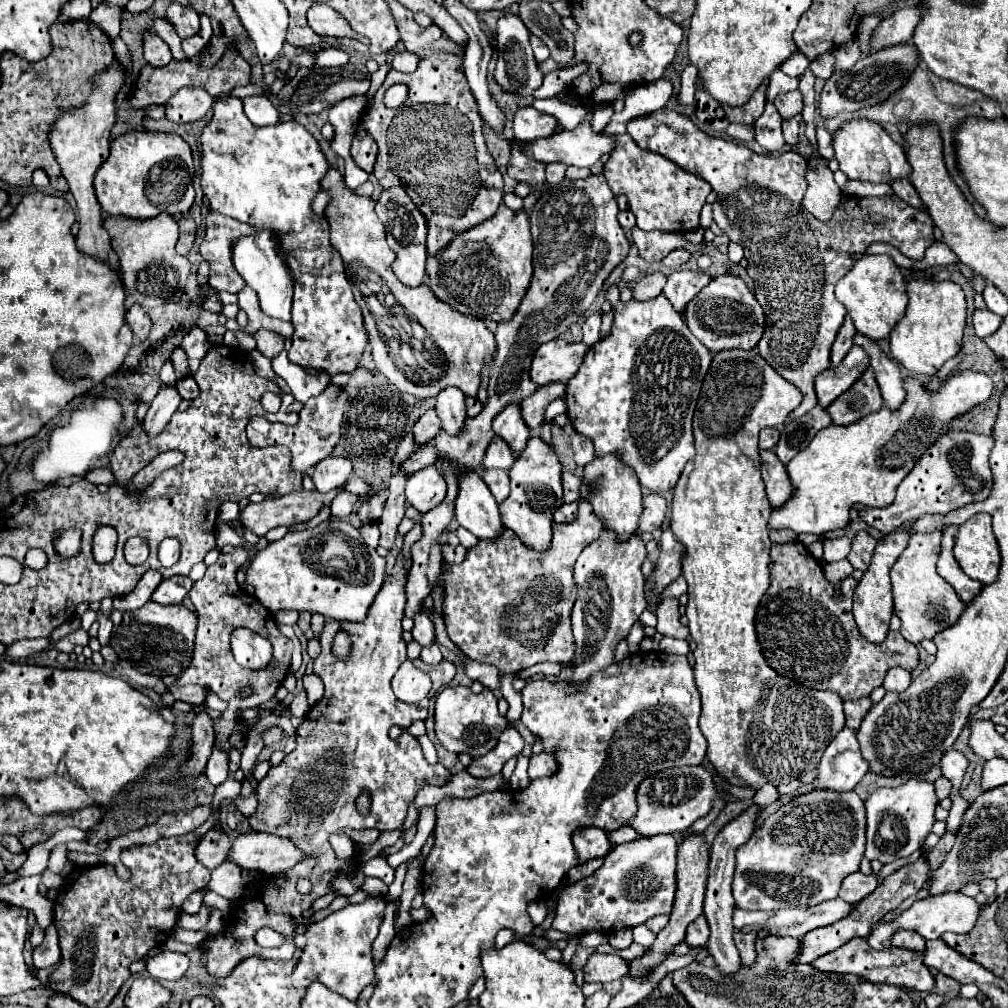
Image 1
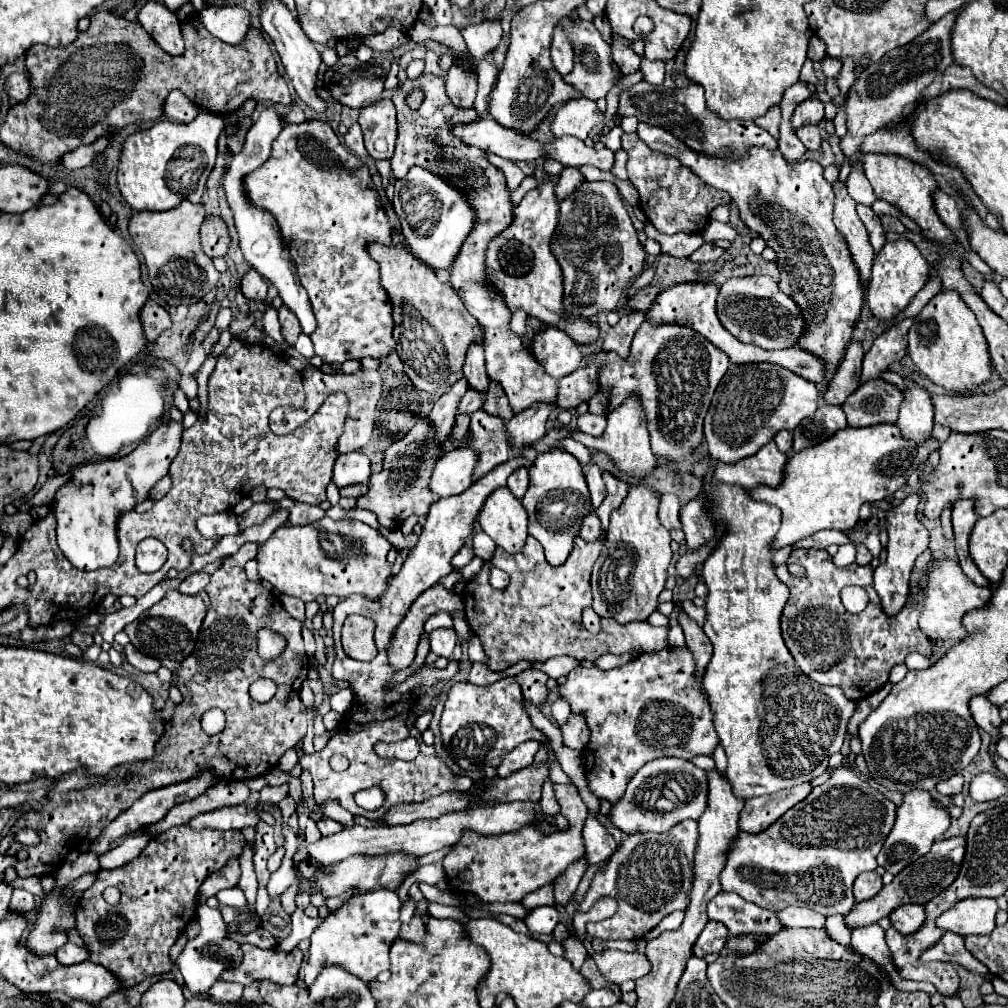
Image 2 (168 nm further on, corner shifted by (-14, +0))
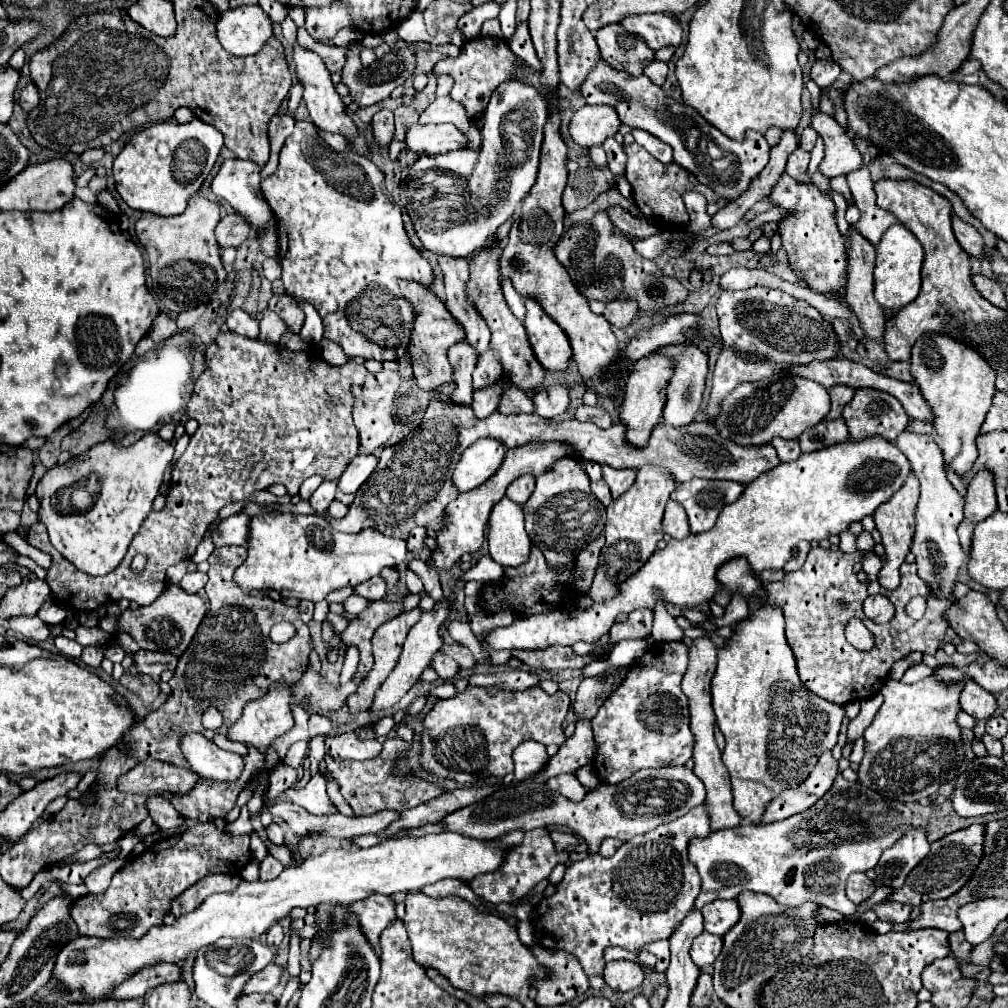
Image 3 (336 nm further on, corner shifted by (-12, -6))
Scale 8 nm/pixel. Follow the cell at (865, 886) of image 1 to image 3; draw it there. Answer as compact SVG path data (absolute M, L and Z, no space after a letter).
M854 872L850 874L848 882L846 882L846 896L854 902L854 904L862 904L864 900L868 900L876 890L876 884L862 872Z

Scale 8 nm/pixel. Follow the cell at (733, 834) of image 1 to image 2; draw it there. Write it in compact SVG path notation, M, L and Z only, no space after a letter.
M800 784L800 786L794 786L794 788L780 790L776 794L746 800L744 810L740 812L740 824L738 824L740 832L750 832L750 834L764 832L786 810L790 810L800 800L804 800L810 790L812 790L810 784Z

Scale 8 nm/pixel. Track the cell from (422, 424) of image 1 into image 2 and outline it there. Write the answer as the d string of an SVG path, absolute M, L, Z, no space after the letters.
M468 390L458 404L458 414L472 414L482 408L482 402L484 402L484 394L476 394L476 390Z

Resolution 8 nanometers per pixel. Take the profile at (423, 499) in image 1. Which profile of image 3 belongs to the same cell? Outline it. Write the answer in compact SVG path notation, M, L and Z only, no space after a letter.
M480 438L462 454L460 464L454 468L452 482L460 492L484 484L502 466L506 452L508 446L502 440Z

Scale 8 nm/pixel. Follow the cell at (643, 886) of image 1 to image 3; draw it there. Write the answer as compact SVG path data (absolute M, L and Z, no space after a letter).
M704 802L692 808L688 814L672 820L670 824L662 824L648 834L624 842L618 852L610 858L590 854L584 860L572 862L566 868L562 882L556 884L556 892L548 898L542 898L540 904L534 906L530 920L534 926L536 940L548 950L564 950L574 954L588 977L603 975L606 965L604 950L608 946L624 946L626 950L638 952L644 944L668 940L682 916L686 916L686 912L694 906L694 900L700 894L702 886L698 870L694 868L694 864L688 862L688 842L692 840L692 836L708 834L710 816Z

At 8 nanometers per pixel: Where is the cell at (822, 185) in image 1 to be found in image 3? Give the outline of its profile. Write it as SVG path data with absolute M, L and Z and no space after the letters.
M852 228L852 230L850 230L850 244L848 244L846 302L850 304L852 312L858 316L864 334L866 334L868 338L872 338L872 340L882 342L886 316L884 316L884 308L882 308L882 306L876 302L876 298L874 298L874 276L872 276L872 272L874 272L874 258L876 258L874 246L872 246L864 236L858 236L858 232Z

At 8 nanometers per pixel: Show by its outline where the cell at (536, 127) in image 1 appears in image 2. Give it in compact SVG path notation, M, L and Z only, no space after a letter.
M580 98L576 102L566 102L554 116L550 130L554 136L576 136L586 140L590 130L604 122L604 114L596 110L596 102L588 98Z

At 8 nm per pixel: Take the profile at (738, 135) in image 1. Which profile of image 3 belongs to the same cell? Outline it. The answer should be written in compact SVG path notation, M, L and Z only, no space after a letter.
M604 60L598 62L598 68L594 68L590 78L586 78L586 84L582 84L582 98L586 104L612 104L622 124L646 130L662 142L670 144L674 150L674 162L692 172L698 182L712 188L718 198L736 200L742 196L750 182L768 164L770 146L762 134L750 132L744 142L730 140L720 130L710 126L694 108L686 104L674 104L648 76L636 78L628 72L614 72L614 68L606 68Z

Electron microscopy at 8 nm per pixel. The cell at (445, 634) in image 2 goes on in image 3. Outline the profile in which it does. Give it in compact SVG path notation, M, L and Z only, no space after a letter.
M436 654L432 666L434 666L434 670L438 672L438 676L440 676L442 680L454 680L454 678L458 676L458 672L460 672L458 662L454 662L452 658L448 658L448 656L444 656L444 654Z

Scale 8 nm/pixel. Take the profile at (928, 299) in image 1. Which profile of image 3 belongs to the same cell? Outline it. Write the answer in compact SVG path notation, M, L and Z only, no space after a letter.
M924 334L912 348L910 364L910 372L920 386L922 398L934 414L932 426L936 436L932 436L932 440L942 450L944 464L958 476L968 474L978 458L976 438L980 434L980 426L996 394L996 372L986 364L986 360L982 360L982 356L978 356L978 352L942 334Z

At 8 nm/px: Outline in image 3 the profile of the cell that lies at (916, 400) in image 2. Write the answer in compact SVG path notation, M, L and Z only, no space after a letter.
M904 430L898 436L896 446L910 460L912 472L918 476L922 490L920 502L916 506L916 534L912 540L912 554L916 556L918 576L940 600L958 602L952 592L958 582L958 570L968 560L968 554L962 550L956 532L958 524L964 520L964 496L960 496L958 490L954 490L954 486L948 482L942 452L938 452L936 444L930 444L930 440L926 440L926 434L912 434Z

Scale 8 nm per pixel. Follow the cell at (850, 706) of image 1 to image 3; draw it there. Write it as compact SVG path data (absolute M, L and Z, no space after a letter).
M920 663L918 665L910 667L905 672L900 681L906 684L911 684L919 680L922 680L925 677L933 675L934 670L936 670L936 668L930 668L923 663Z

